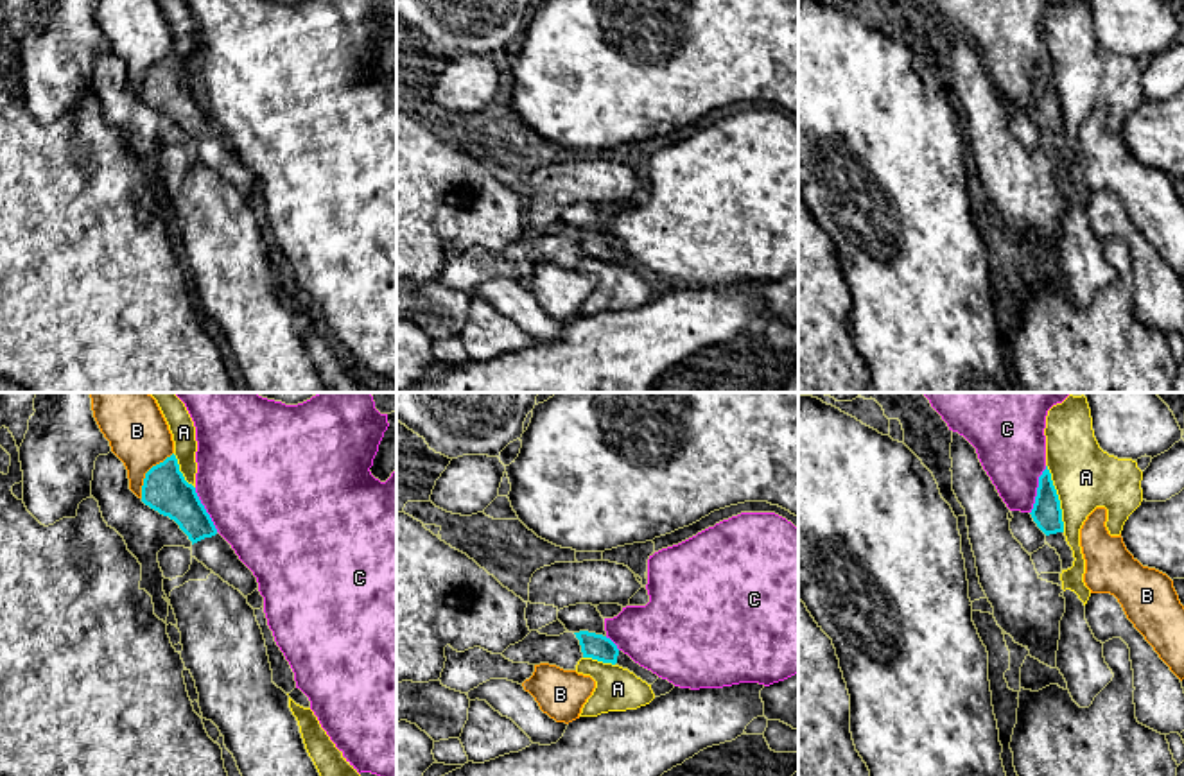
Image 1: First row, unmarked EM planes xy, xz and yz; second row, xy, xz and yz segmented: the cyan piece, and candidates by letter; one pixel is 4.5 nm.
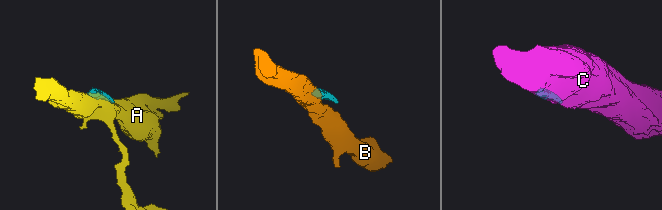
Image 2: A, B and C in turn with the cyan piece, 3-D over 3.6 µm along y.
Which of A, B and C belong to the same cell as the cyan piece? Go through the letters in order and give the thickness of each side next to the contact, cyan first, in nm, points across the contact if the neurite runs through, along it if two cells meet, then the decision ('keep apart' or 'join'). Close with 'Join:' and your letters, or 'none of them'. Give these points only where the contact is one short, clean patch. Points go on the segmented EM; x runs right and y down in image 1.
A: calibres 140 and 280 nm; keep apart
B: calibres 200 and 280 nm; border xy (173, 452), (146, 474), (140, 497); keep apart
C: calibres 140 and 320 nm; keep apart
Join: none of them

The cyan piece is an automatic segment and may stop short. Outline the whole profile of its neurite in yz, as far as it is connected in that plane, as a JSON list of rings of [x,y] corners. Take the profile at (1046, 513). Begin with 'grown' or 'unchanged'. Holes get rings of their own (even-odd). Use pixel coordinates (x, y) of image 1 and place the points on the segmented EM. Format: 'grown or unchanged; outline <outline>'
unchanged; outline [[[1048,466],[1039,477],[1037,496],[1030,514],[1046,536],[1064,532],[1060,500]]]

